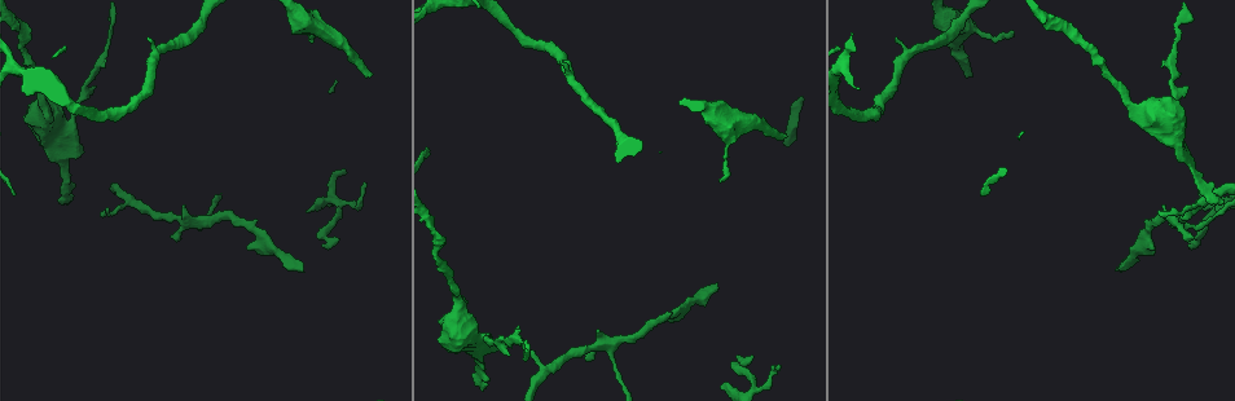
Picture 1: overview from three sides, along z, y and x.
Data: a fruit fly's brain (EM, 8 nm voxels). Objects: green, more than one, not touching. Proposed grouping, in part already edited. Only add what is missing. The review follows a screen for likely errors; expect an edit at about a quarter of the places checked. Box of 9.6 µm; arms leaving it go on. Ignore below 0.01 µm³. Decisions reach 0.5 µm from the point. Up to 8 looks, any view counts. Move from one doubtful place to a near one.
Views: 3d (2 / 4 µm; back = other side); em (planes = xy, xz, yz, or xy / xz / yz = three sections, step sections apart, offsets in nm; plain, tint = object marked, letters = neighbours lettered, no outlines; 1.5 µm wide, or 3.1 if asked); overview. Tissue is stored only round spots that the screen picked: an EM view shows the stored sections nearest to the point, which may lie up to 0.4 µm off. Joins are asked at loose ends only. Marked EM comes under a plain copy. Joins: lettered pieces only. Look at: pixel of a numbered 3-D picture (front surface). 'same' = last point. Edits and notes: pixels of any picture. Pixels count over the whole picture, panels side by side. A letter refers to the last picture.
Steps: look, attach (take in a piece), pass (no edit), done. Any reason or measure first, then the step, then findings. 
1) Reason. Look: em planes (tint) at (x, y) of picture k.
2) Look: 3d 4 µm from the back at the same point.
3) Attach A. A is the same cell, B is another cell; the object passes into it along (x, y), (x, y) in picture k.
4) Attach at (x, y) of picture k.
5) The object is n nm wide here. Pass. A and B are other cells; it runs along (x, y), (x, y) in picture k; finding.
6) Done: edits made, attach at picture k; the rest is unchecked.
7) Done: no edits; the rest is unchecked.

Branch stops here. Look: em planes (letters) at (1116, 268) of picture 1.

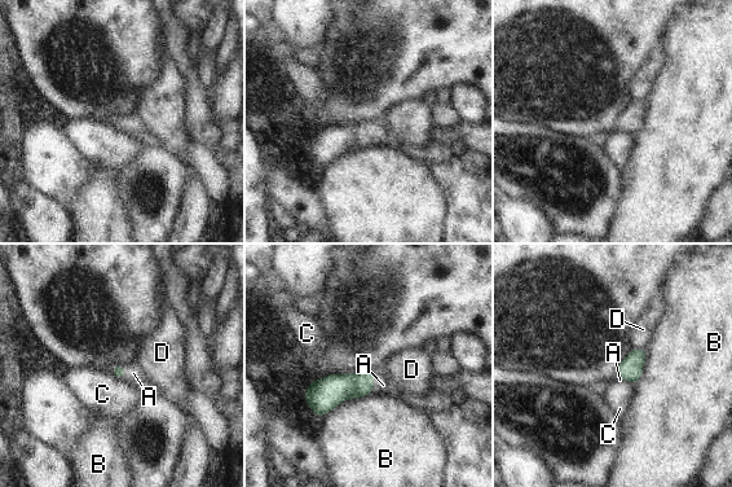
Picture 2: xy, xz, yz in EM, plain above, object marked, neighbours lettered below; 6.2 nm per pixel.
The longest contact is with B, 320 nm. Attach A. A is the same cell, B, C and D are other cells; the object passes into it along (334, 389), (373, 382), (383, 385) in picture 2; it goes on there.

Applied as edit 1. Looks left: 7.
Tapers out. Look: em planes (letters) at (1188, 87) of picture 1.

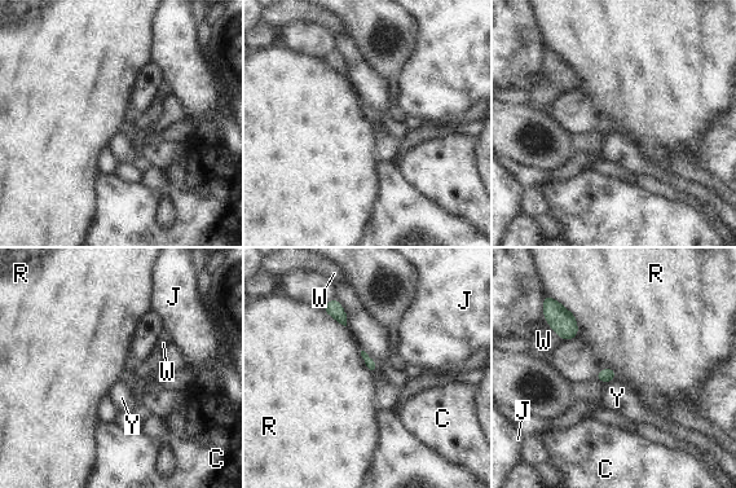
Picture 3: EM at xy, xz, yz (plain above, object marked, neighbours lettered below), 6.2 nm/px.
Pass. C, J, R, W and Y are other cells; a border runs along (559, 302), (574, 316), (577, 335) in picture 3; none of them fits.

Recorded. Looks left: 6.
An open end. Look: em xy step 4 (letters) at (782, 140) of picture 1.

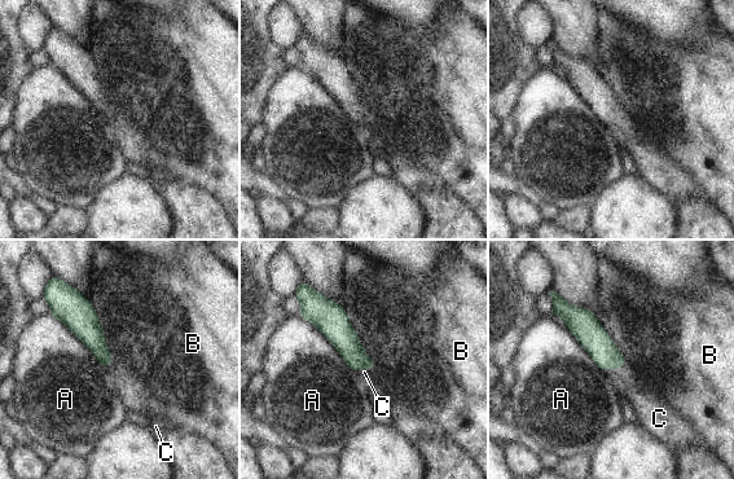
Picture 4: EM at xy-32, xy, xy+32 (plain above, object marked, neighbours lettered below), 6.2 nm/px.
Attach C. C is the same cell, A and B are other cells; the object passes into it along (594, 339), (615, 368), (628, 382) in picture 4; it goes on there.

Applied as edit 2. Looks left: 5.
Done: edits made, attach at picture 2, attach at picture 4; the rest is unchecked.

